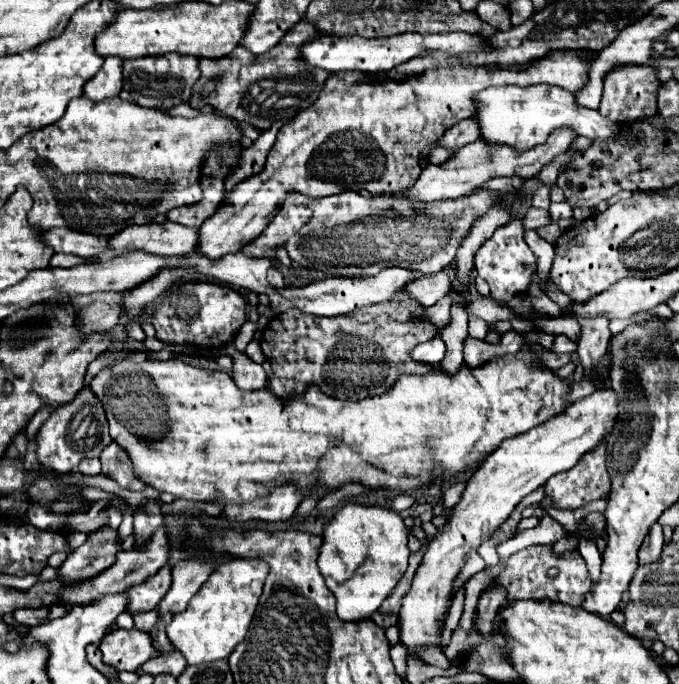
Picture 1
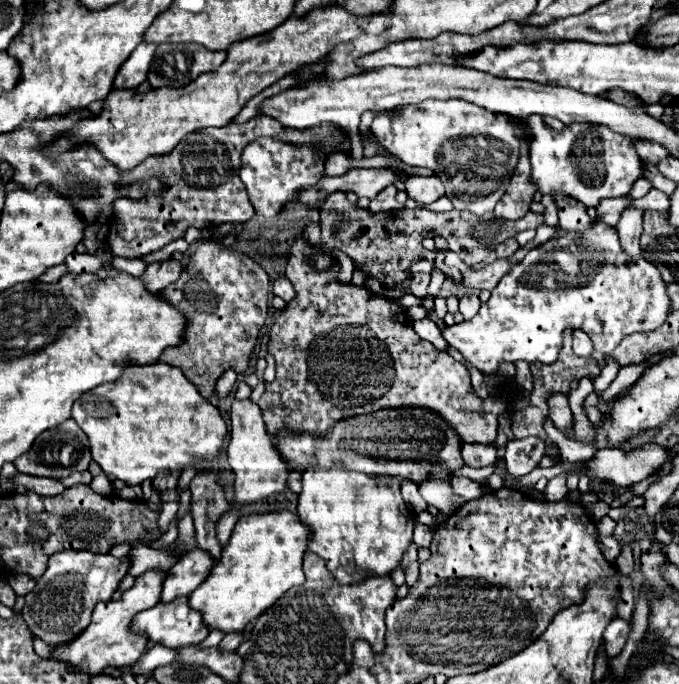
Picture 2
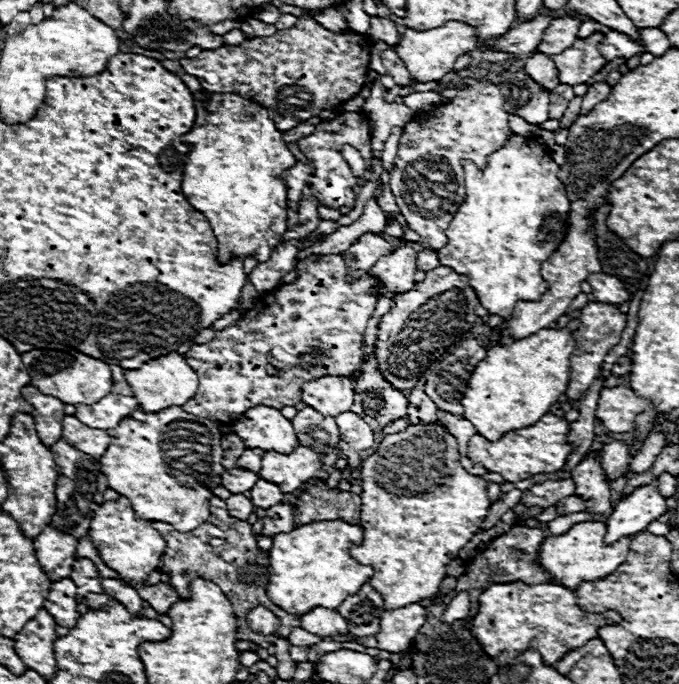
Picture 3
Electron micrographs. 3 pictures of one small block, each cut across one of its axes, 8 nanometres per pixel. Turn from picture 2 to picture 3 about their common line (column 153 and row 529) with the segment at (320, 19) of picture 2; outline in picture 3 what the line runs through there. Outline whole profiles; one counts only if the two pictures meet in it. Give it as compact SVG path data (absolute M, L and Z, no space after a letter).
M118 498L118 500L110 500L100 504L100 508L96 510L92 522L90 522L90 540L94 544L94 548L98 550L98 556L102 558L102 562L112 568L114 572L118 572L118 576L126 582L126 584L144 584L144 580L158 570L160 558L164 554L166 548L166 540L162 538L160 532L156 532L152 528L152 522L148 520L140 520L128 498Z

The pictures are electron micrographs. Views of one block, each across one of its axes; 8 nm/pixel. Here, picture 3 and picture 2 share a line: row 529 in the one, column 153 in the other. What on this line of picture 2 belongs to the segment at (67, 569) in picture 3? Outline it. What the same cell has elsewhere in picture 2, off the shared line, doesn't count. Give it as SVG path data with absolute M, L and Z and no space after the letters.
M142 42L142 44L132 52L132 56L128 56L128 60L120 66L120 72L116 74L116 80L114 80L114 86L112 86L112 88L114 88L114 90L120 90L120 88L134 90L138 84L142 84L142 82L146 80L148 66L150 66L150 62L152 62L154 50L156 50L154 44Z

